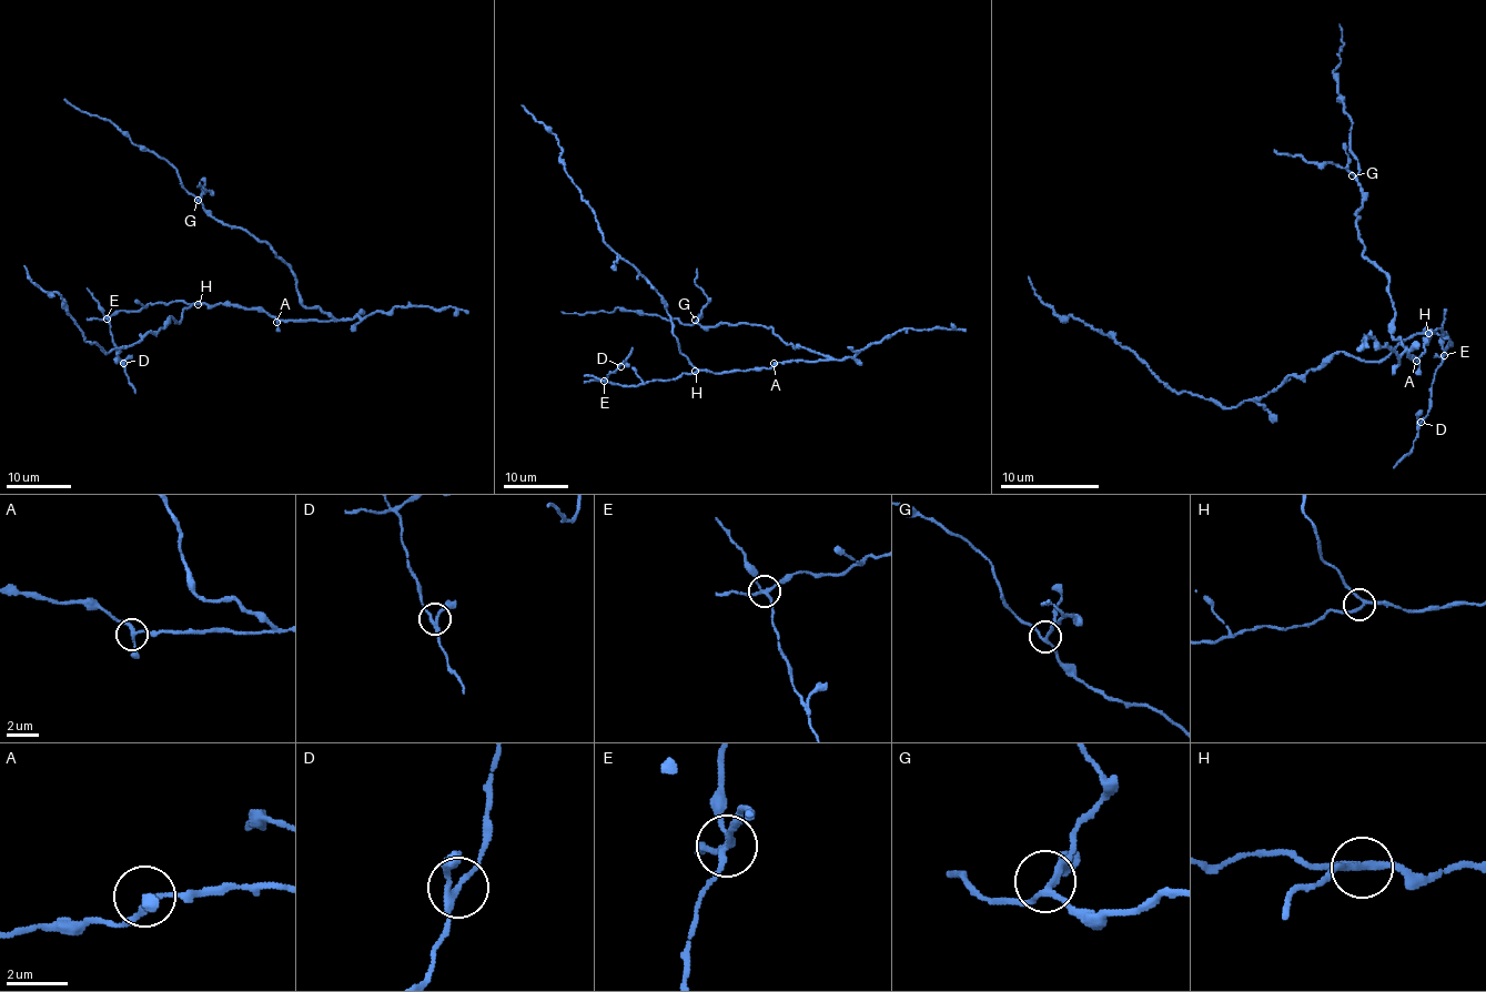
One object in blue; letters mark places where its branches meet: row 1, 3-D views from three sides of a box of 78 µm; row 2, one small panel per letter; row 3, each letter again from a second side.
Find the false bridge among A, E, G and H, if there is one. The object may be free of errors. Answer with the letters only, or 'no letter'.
E

